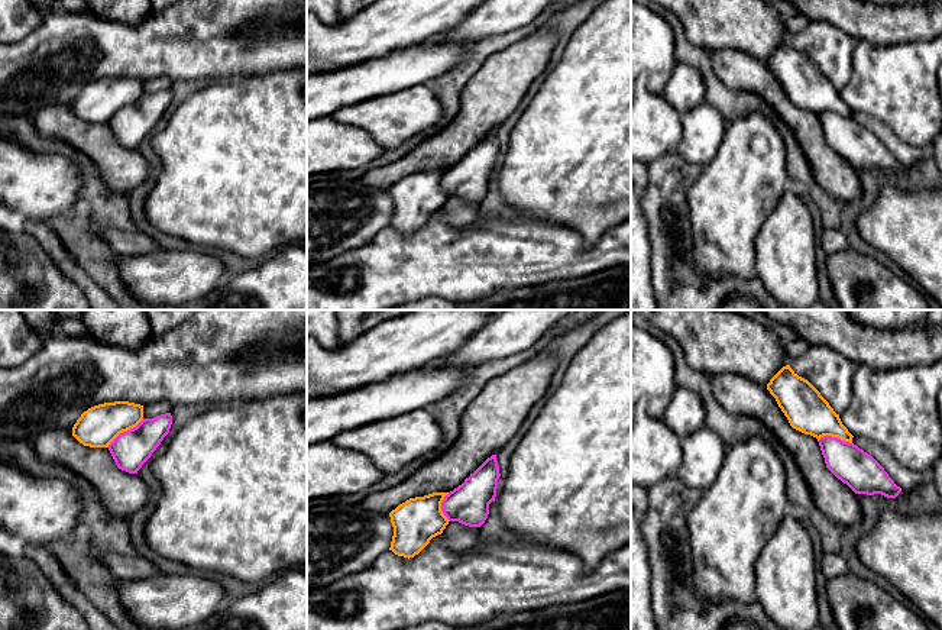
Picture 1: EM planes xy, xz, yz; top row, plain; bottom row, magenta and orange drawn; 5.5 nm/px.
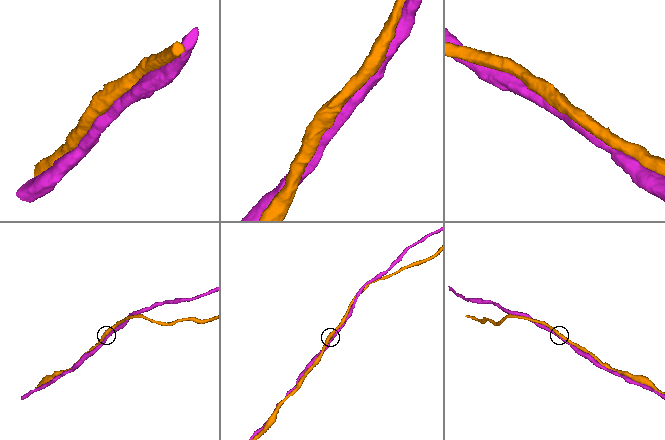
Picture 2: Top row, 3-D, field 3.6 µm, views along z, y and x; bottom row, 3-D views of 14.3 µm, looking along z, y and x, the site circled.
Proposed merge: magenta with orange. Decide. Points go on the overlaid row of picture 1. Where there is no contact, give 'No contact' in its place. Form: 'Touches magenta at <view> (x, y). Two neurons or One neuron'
Touches magenta at xy (125, 432). One neuron

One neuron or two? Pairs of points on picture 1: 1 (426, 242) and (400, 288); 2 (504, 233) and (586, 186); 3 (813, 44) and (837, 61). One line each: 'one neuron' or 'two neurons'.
1: one neuron
2: two neurons
3: one neuron

